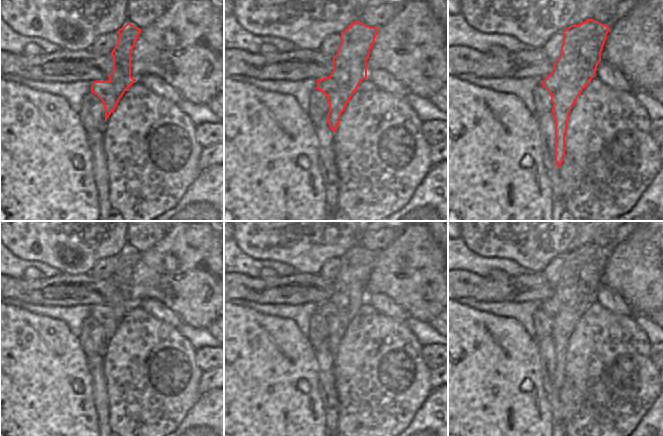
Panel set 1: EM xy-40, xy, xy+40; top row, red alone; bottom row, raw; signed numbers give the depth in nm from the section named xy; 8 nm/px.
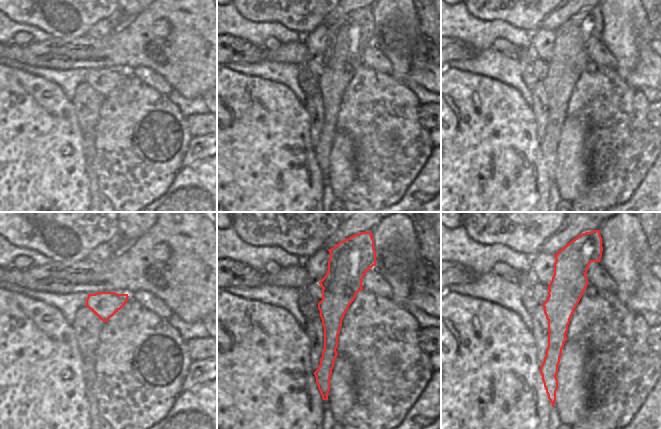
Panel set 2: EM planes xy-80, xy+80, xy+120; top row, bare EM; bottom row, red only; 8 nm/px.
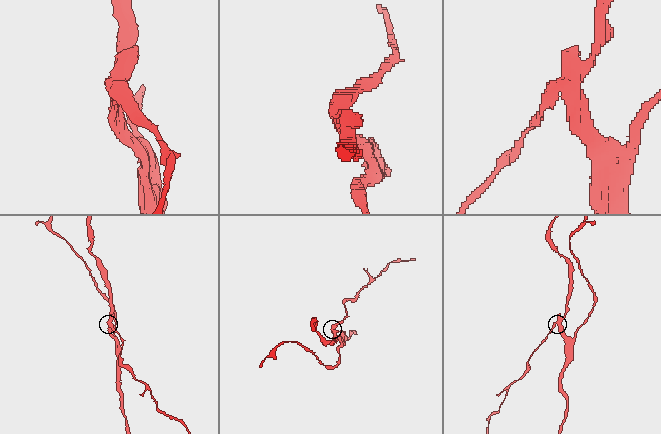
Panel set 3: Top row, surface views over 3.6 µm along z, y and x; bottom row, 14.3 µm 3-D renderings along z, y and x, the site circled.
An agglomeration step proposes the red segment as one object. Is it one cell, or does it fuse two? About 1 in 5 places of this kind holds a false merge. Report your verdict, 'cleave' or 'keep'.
cleave

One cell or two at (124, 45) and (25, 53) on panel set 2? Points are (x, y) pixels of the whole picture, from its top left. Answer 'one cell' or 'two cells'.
one cell

